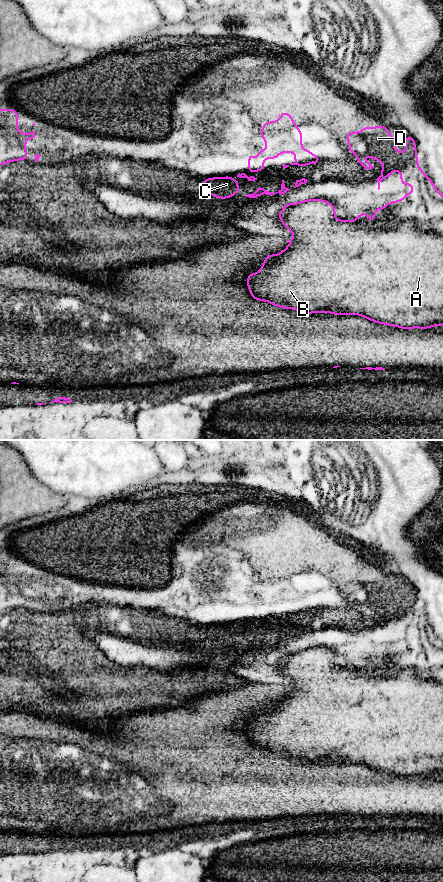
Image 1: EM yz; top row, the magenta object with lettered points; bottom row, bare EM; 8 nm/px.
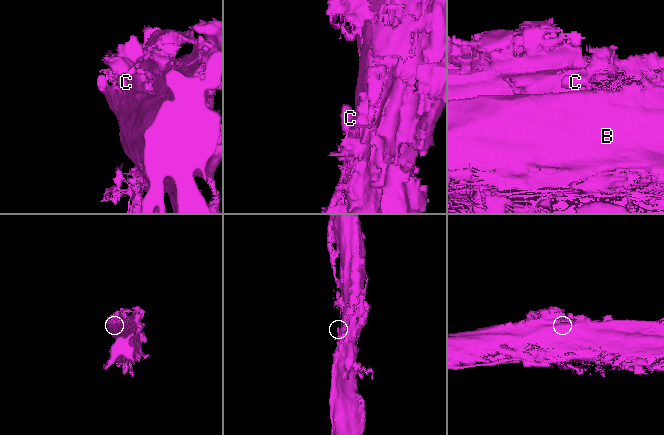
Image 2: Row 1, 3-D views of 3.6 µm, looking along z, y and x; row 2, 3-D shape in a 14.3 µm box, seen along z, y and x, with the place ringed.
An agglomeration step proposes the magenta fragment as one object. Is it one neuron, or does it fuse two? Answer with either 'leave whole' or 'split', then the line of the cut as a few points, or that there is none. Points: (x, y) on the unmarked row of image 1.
split; cut yz (236, 633), (235, 638), (237, 640)

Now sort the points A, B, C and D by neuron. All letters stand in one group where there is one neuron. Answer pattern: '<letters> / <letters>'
A B D / C

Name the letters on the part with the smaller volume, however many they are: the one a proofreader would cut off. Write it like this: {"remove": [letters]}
{"remove": ["C"]}

